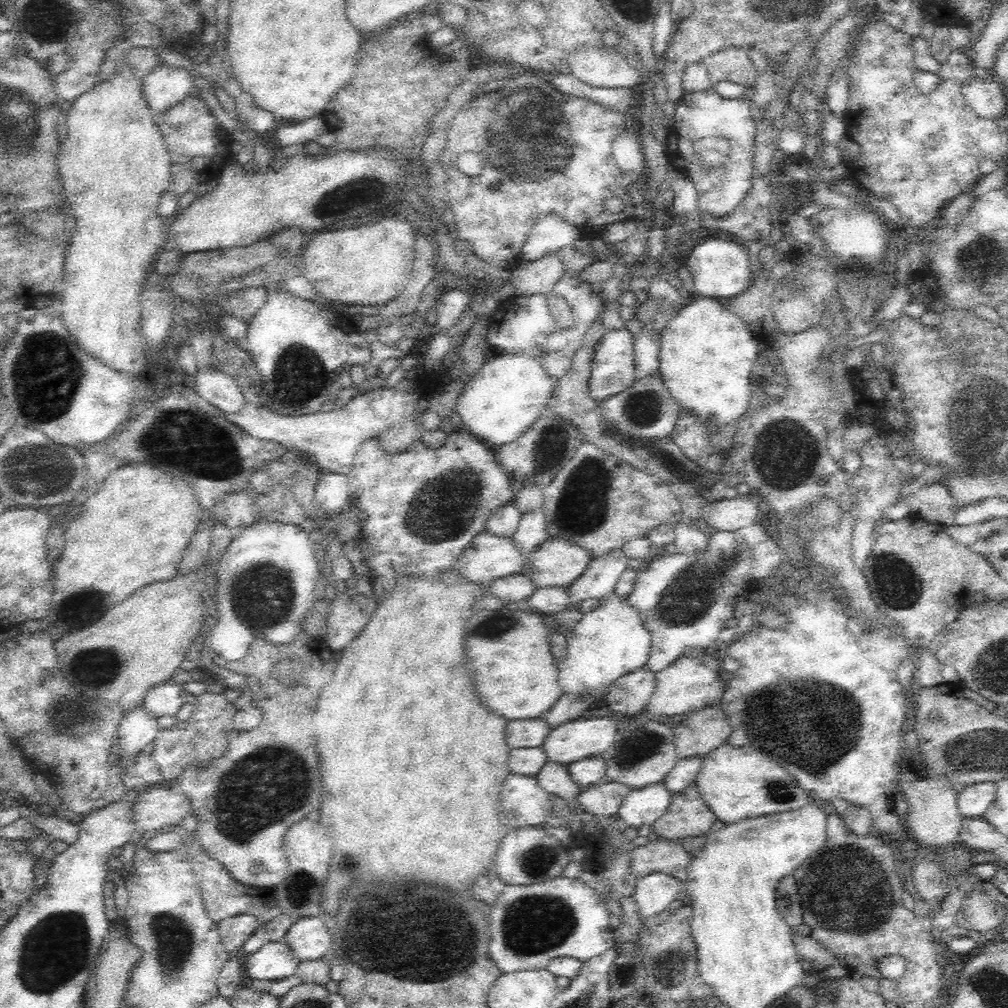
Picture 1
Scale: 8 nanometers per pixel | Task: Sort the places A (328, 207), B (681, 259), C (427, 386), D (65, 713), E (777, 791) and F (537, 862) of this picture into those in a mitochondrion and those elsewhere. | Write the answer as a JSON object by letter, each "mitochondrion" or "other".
{"A":"mitochondrion","B":"other","C":"other","D":"mitochondrion","E":"mitochondrion","F":"mitochondrion"}

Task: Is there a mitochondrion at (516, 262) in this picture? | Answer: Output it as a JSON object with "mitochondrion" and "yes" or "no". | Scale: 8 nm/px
{"mitochondrion":"no"}

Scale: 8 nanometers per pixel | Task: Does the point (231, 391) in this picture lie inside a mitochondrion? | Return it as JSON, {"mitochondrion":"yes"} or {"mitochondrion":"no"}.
{"mitochondrion":"no"}

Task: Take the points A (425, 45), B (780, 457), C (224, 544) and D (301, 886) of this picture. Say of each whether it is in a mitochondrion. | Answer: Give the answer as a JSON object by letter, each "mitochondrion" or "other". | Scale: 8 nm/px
{"A":"other","B":"mitochondrion","C":"other","D":"mitochondrion"}

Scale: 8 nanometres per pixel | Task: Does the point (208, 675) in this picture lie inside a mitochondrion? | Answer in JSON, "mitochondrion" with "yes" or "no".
{"mitochondrion":"no"}

